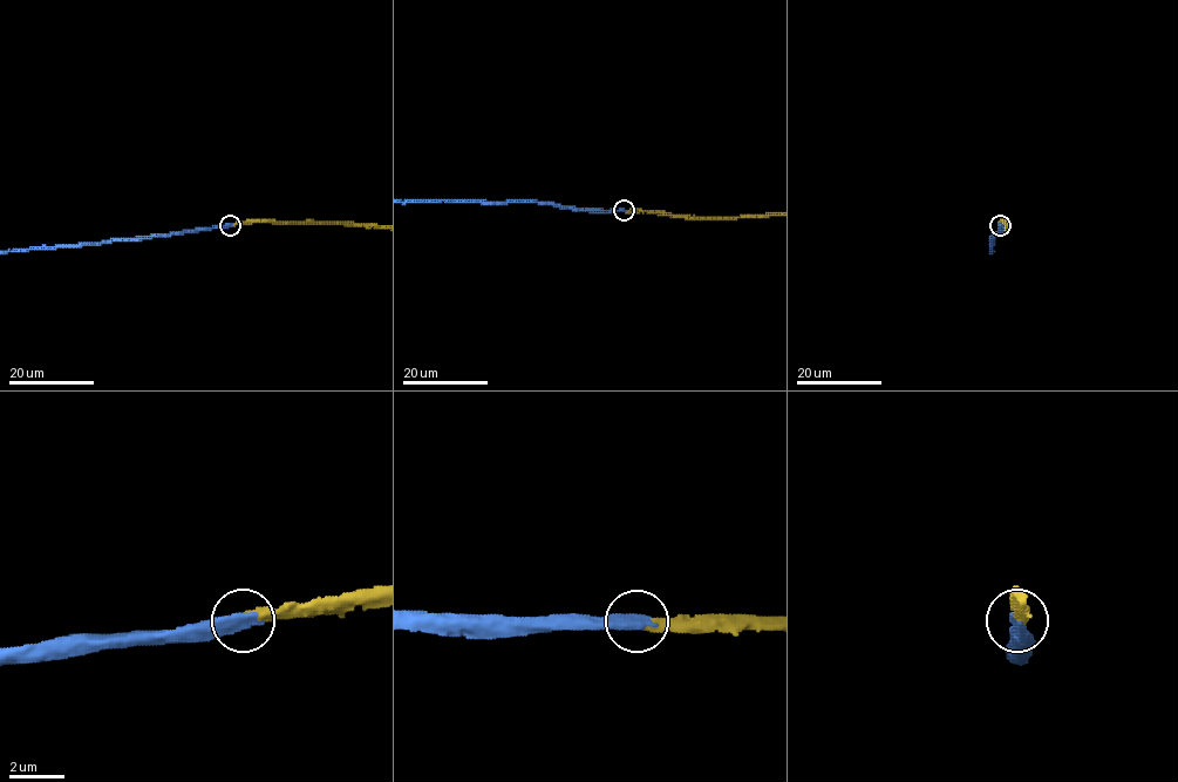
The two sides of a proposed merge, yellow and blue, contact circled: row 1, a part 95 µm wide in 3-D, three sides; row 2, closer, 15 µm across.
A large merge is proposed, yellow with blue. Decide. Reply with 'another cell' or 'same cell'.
same cell

